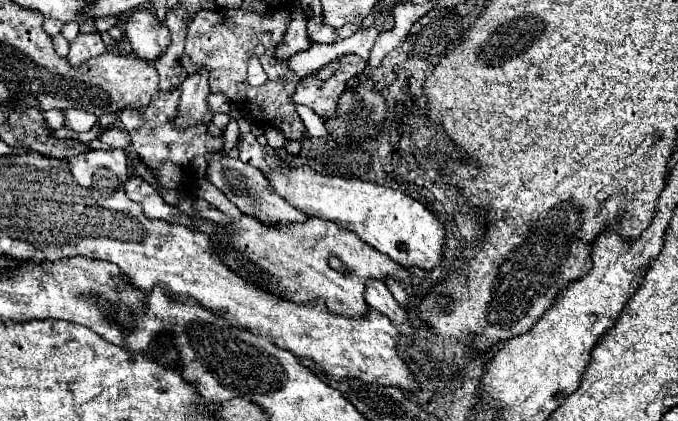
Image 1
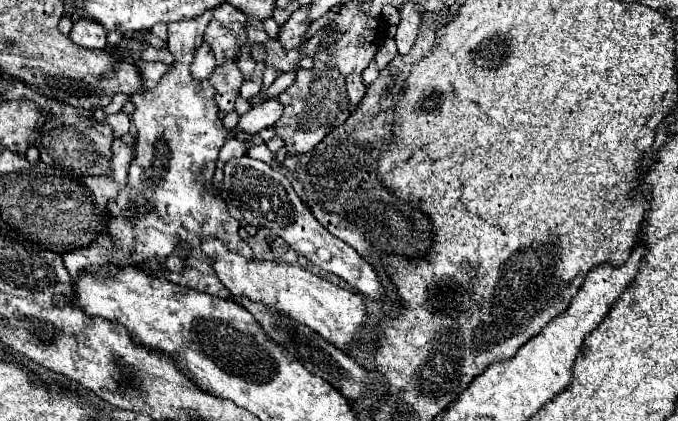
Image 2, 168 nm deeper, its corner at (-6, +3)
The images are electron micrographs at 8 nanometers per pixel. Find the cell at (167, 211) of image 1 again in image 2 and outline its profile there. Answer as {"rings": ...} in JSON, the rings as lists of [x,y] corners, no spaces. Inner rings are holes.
{"rings":[[[212,11],[210,13],[204,13],[202,17],[198,17],[198,21],[178,21],[178,23],[174,23],[174,25],[168,25],[168,33],[170,33],[170,37],[168,37],[168,49],[170,49],[170,53],[174,55],[174,63],[172,63],[172,69],[158,81],[158,85],[154,87],[154,89],[150,89],[150,91],[144,91],[144,93],[138,93],[131,96],[130,101],[136,105],[136,111],[134,111],[134,115],[132,115],[132,123],[136,125],[136,129],[138,129],[138,139],[136,139],[136,157],[134,157],[134,161],[130,163],[130,171],[128,171],[128,181],[126,181],[126,185],[118,191],[118,195],[108,203],[108,221],[106,221],[106,229],[102,229],[100,233],[98,233],[98,237],[94,239],[94,243],[90,243],[88,247],[80,247],[80,249],[74,249],[74,251],[68,251],[68,253],[64,253],[62,257],[64,257],[64,265],[66,265],[66,269],[68,269],[68,273],[74,277],[74,279],[78,279],[80,277],[80,273],[84,273],[84,271],[94,271],[94,269],[90,269],[92,265],[100,265],[100,267],[106,267],[106,265],[116,265],[116,267],[120,267],[120,269],[124,269],[124,267],[138,267],[138,269],[142,269],[142,271],[146,271],[148,267],[148,263],[150,261],[158,261],[158,263],[164,263],[172,253],[174,253],[174,249],[176,249],[176,245],[182,241],[182,243],[186,243],[188,245],[188,255],[186,255],[186,265],[184,265],[184,269],[180,271],[180,275],[176,275],[176,273],[170,273],[170,271],[166,271],[166,273],[162,273],[162,269],[158,269],[156,273],[152,273],[152,275],[156,275],[156,277],[166,277],[168,281],[172,281],[172,283],[178,283],[178,285],[182,285],[182,287],[188,287],[188,289],[198,289],[198,291],[204,291],[204,293],[208,293],[208,295],[212,295],[212,297],[220,297],[220,299],[228,299],[230,297],[230,291],[226,291],[226,287],[222,285],[222,281],[216,277],[216,273],[214,273],[214,269],[212,269],[212,259],[208,257],[208,255],[204,255],[204,251],[202,251],[202,247],[200,247],[200,243],[202,243],[202,239],[204,237],[214,237],[214,239],[218,239],[218,241],[222,241],[232,253],[238,253],[238,255],[242,255],[242,257],[246,257],[248,261],[252,261],[254,259],[254,253],[252,253],[252,249],[248,247],[248,243],[244,243],[240,237],[238,237],[238,221],[236,219],[232,219],[230,217],[230,213],[228,213],[228,209],[226,209],[226,203],[220,199],[220,195],[218,195],[218,191],[216,191],[216,187],[214,187],[214,181],[212,181],[212,177],[214,177],[214,171],[216,171],[216,161],[218,161],[218,151],[220,151],[220,147],[226,143],[226,129],[224,129],[224,125],[222,125],[222,121],[220,121],[220,117],[218,117],[218,105],[216,105],[216,89],[208,83],[208,81],[194,81],[194,77],[192,77],[192,73],[190,73],[190,63],[192,63],[192,59],[194,59],[194,49],[202,43],[202,37],[204,37],[204,29],[206,29],[206,25],[210,23],[210,19],[212,19]]]}

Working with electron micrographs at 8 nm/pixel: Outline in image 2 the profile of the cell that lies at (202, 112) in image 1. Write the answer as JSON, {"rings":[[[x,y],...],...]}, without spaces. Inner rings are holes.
{"rings":[[[206,41],[196,49],[194,53],[194,63],[192,63],[192,75],[196,79],[208,79],[212,75],[216,67],[216,59],[214,59],[214,53],[210,49],[210,45],[206,45]]]}

